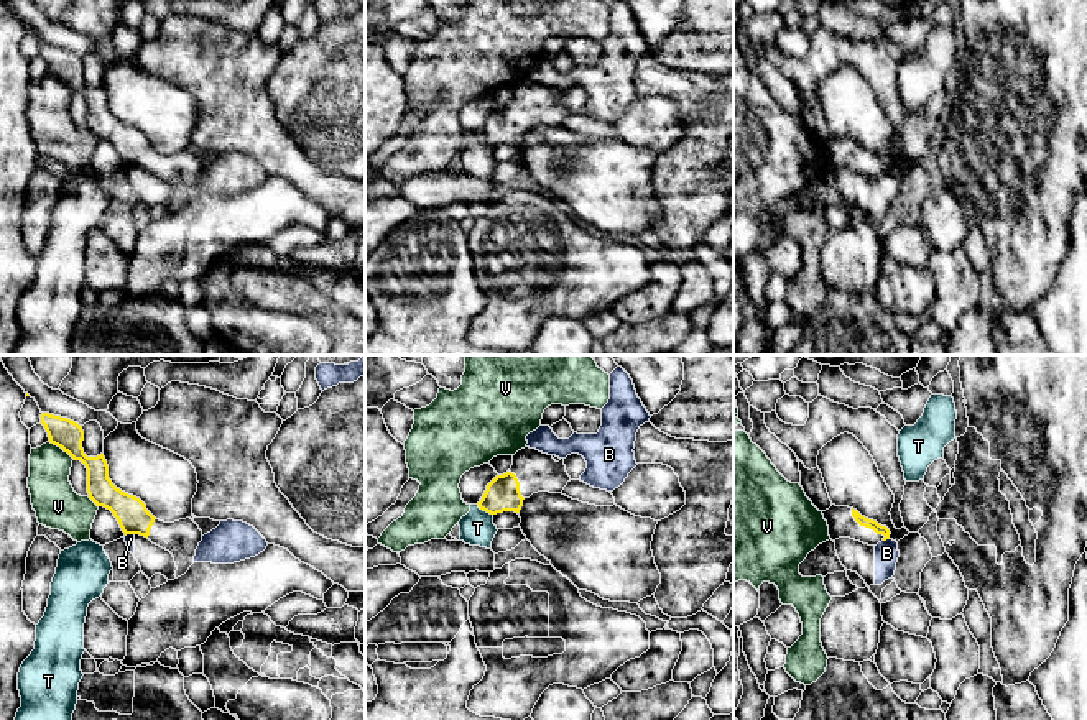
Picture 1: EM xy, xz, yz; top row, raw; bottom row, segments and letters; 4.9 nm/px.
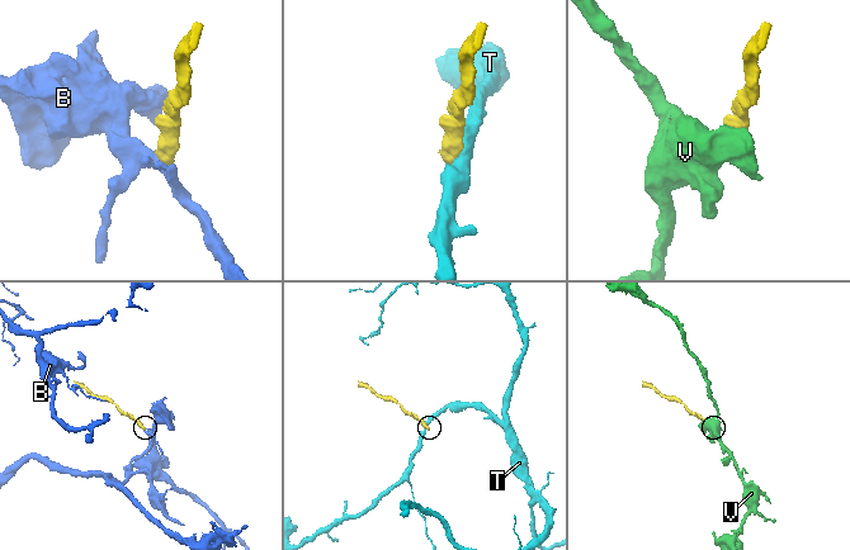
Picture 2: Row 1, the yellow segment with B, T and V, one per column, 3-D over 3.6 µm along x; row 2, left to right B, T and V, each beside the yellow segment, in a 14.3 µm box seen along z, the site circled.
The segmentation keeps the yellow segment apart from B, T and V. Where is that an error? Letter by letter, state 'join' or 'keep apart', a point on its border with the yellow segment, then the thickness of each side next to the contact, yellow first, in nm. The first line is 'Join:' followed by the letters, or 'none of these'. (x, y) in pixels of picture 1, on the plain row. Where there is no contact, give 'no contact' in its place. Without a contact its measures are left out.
Join: none of these
B: keep apart; contact yz (885, 171); calibres 50 and 120 nm
T: keep apart; contact xz (484, 142); calibres 170 and 170 nm
V: keep apart; contact xy (63, 81); calibres 140 and 220 nm

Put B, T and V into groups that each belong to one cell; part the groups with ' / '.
B / T / V

